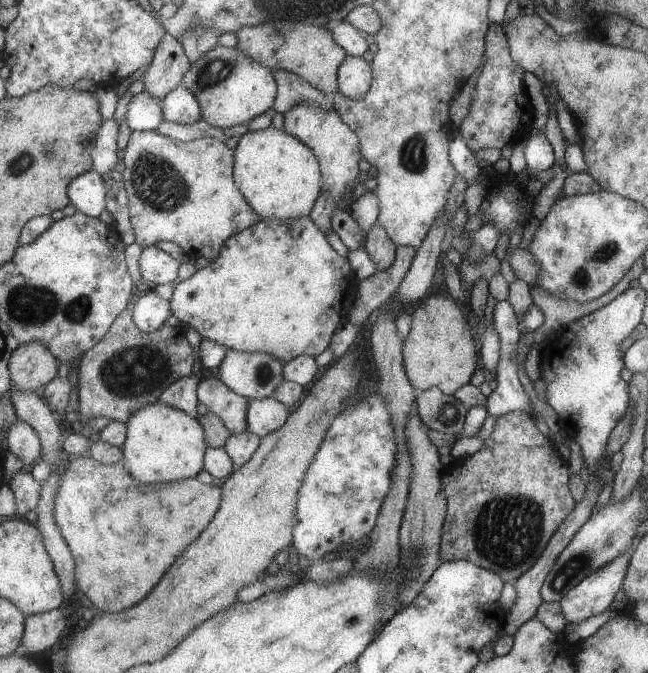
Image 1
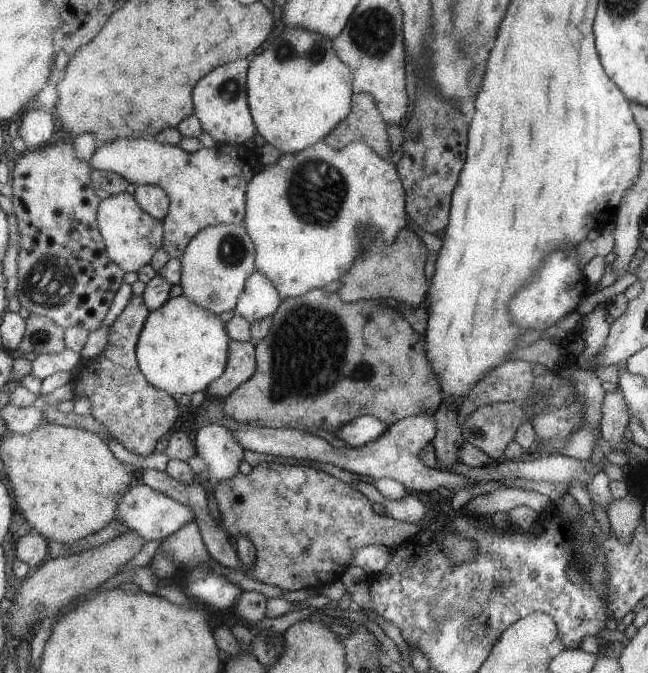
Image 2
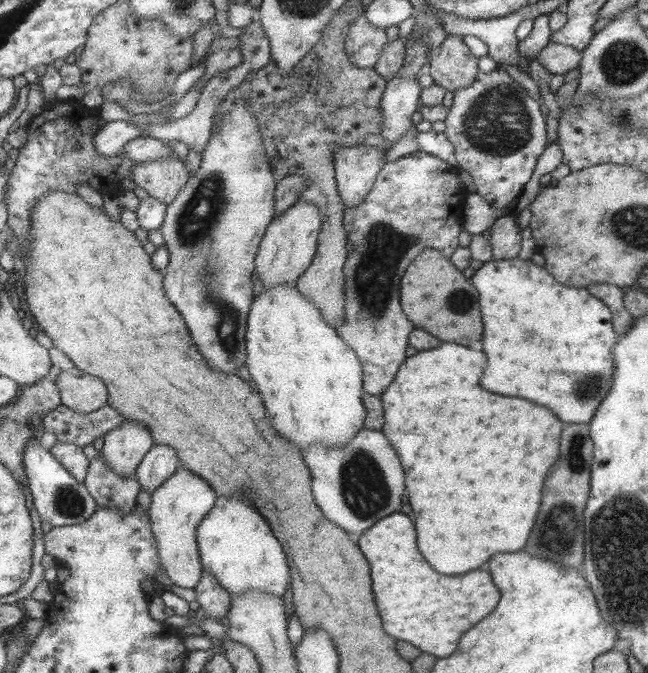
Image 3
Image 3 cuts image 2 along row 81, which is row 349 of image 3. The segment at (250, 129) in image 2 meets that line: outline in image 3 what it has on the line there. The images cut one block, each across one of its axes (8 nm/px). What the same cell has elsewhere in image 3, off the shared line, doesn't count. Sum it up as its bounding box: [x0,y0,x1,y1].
[158,103,276,374]

